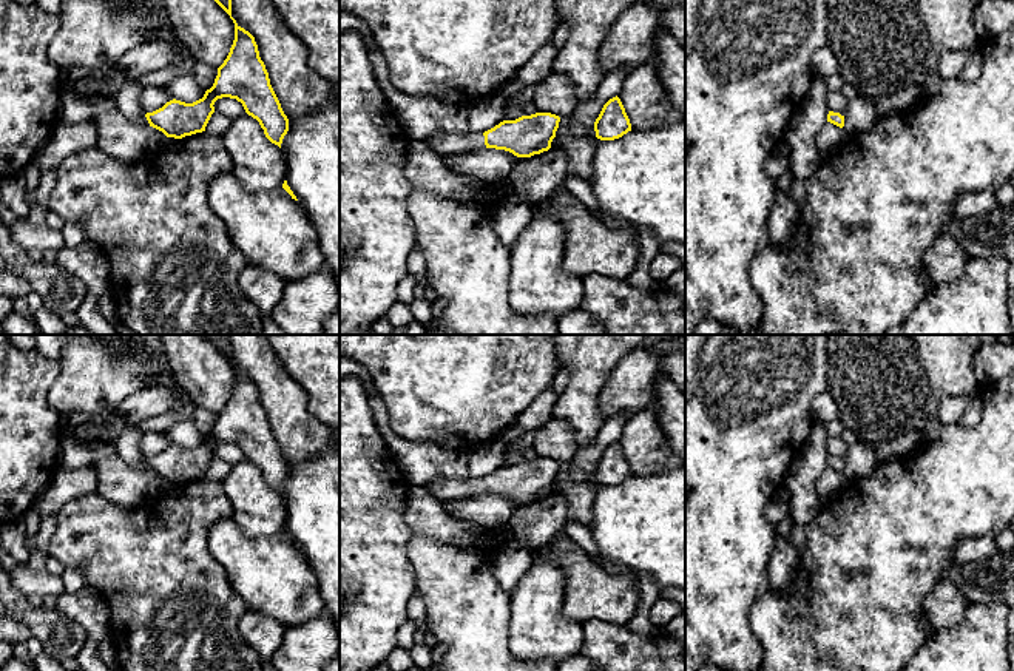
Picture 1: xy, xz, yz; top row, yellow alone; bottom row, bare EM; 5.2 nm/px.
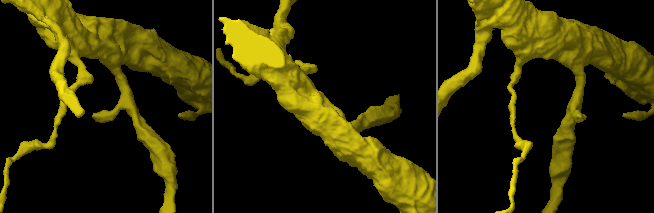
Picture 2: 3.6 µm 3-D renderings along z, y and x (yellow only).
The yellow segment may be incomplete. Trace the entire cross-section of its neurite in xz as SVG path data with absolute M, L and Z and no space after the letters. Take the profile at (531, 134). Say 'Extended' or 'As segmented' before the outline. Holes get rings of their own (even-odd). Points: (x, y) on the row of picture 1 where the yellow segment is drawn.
Extended. M536 113L515 120L503 120L485 133L463 136L435 133L429 137L432 150L440 156L455 156L478 148L495 148L517 157L531 157L551 148L560 117L551 113Z

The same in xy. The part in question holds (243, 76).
As segmented. M232 0L215 2L233 20L235 40L227 59L218 68L213 86L193 103L173 99L162 108L147 113L145 117L150 126L162 131L167 137L182 139L205 131L215 113L215 102L230 97L241 102L245 113L259 122L265 137L281 148L289 131L289 119L270 85L255 37L232 17Z

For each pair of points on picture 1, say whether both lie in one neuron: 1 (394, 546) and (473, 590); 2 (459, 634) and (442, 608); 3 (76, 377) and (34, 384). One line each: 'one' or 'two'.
1: two
2: one
3: two

